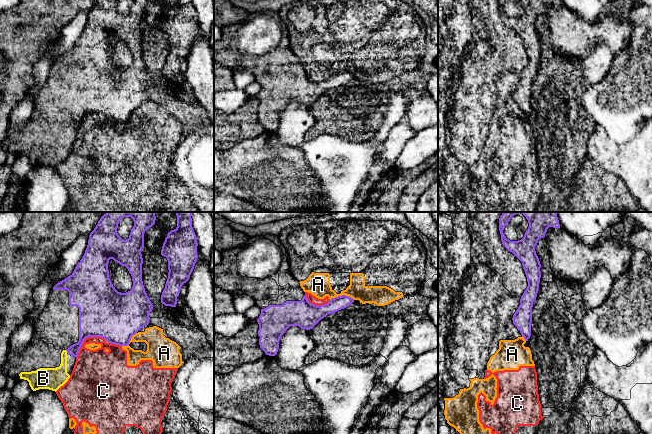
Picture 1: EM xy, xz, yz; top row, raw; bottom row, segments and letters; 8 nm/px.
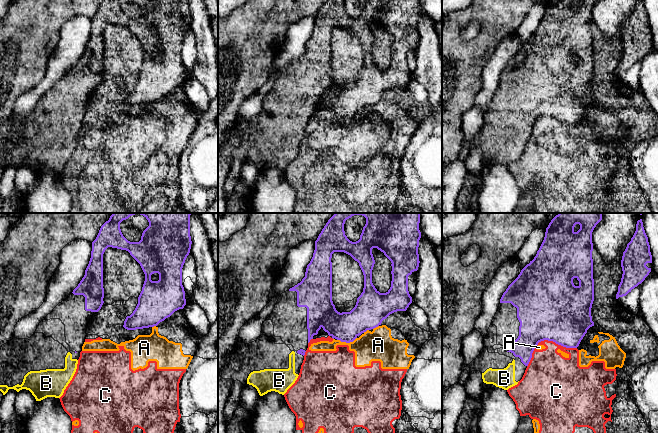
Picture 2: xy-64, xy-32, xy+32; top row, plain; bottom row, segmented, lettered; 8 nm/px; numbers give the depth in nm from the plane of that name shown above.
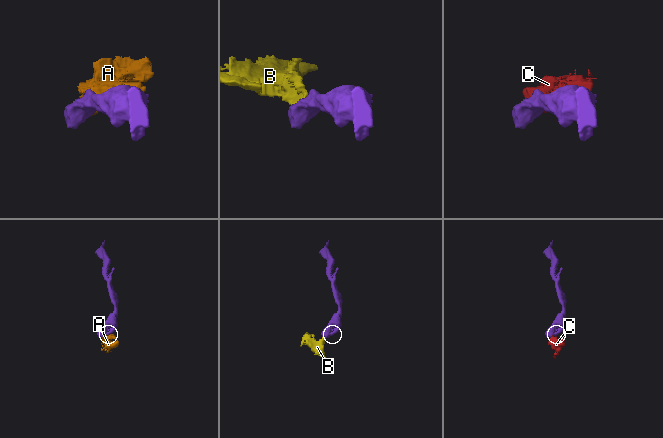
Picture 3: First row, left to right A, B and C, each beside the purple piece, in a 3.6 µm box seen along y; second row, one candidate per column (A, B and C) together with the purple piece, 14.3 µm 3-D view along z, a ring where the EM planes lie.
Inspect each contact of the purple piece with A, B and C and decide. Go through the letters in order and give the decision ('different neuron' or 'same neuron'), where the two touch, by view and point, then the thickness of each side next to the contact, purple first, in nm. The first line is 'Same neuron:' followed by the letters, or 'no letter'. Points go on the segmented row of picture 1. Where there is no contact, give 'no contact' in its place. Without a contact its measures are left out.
Same neuron: B
A: different neuron | xz (342, 295) | 120/190 nm
B: same neuron | xy (66, 350) | 140/180 nm
C: different neuron | xy (85, 338) | 380/300 nm

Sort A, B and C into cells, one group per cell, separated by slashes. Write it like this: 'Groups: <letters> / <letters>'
Groups: A C / B

